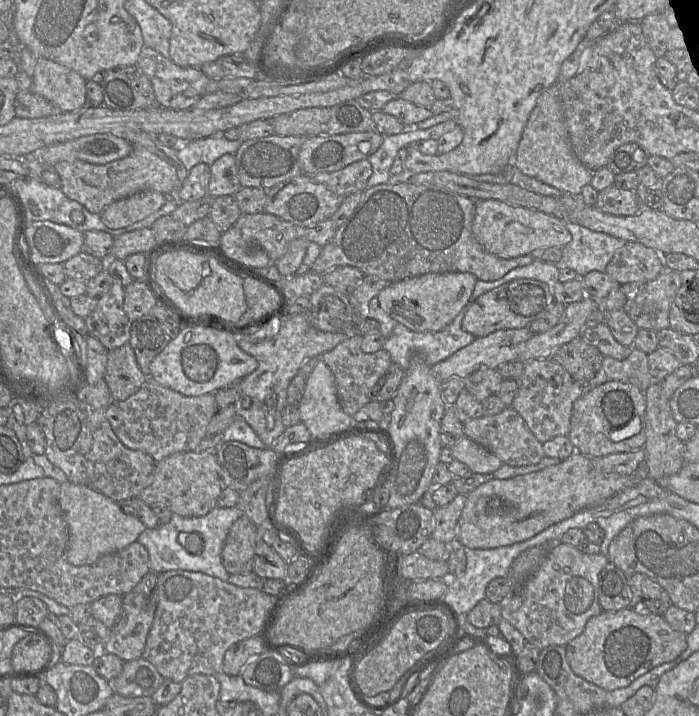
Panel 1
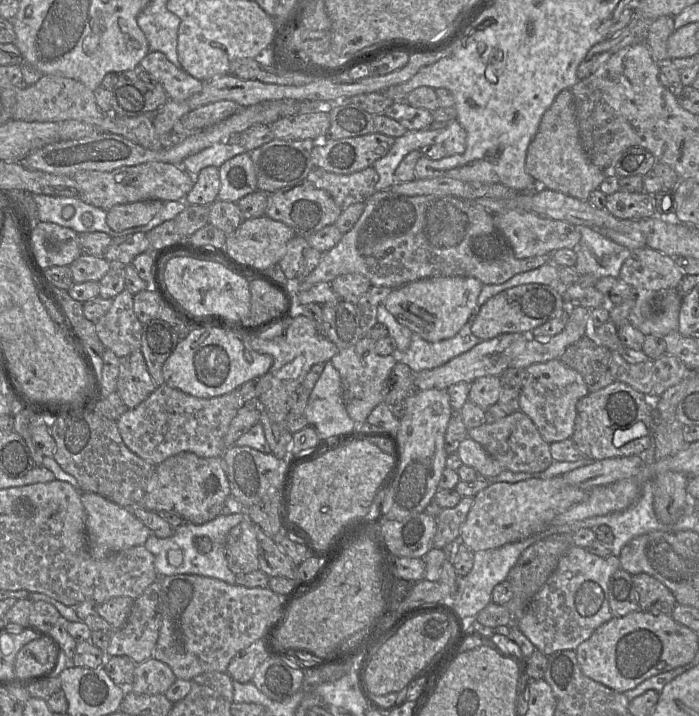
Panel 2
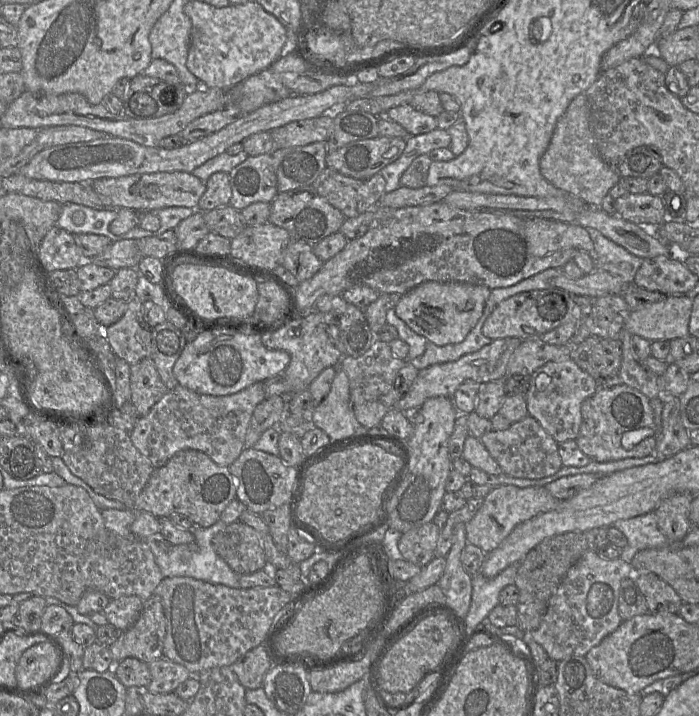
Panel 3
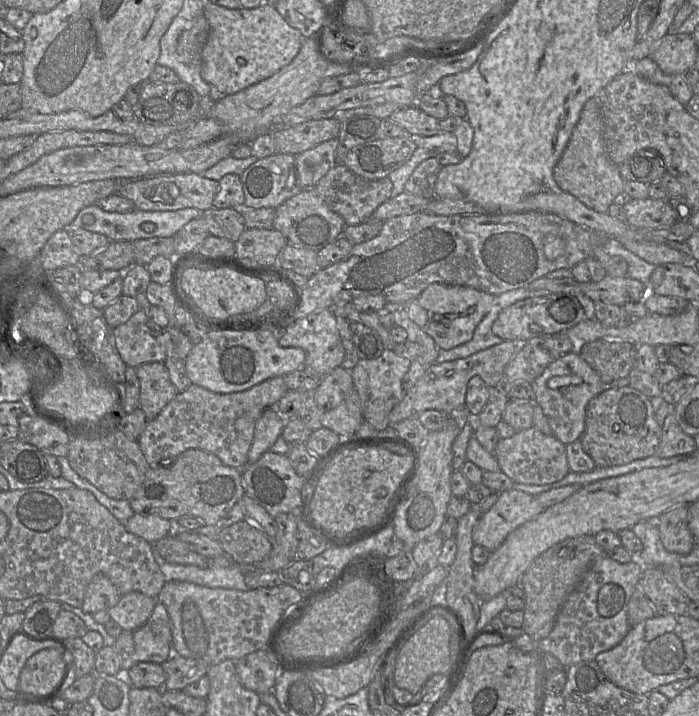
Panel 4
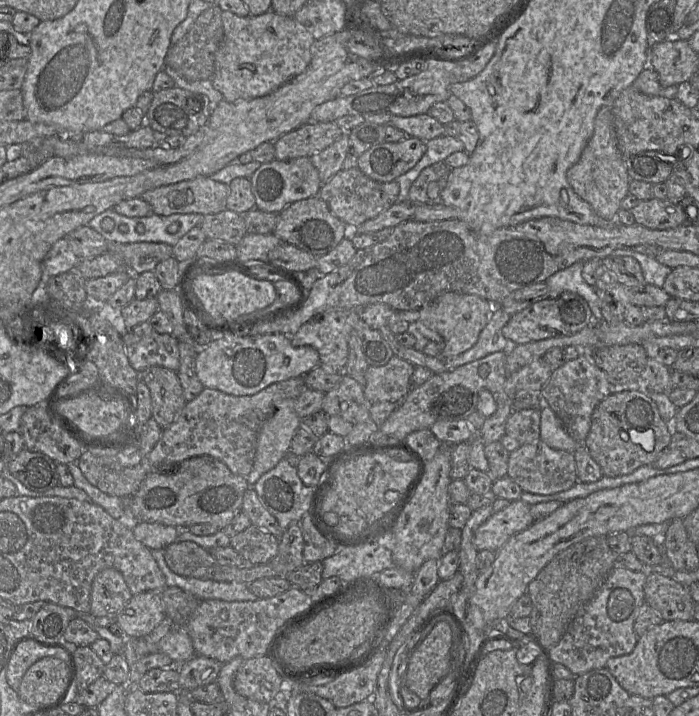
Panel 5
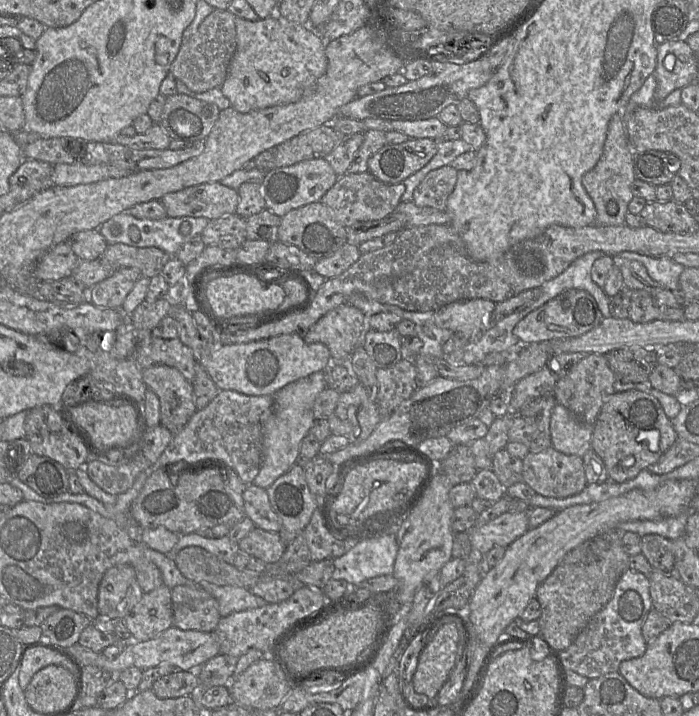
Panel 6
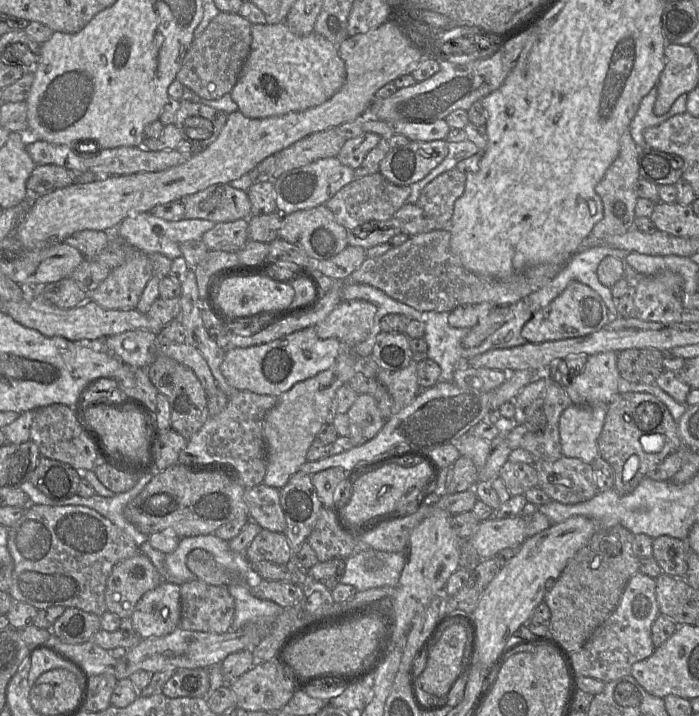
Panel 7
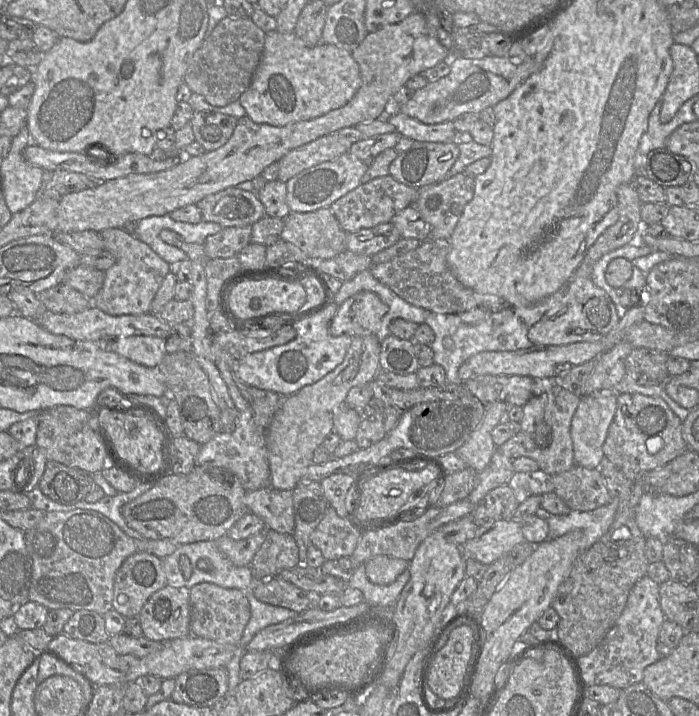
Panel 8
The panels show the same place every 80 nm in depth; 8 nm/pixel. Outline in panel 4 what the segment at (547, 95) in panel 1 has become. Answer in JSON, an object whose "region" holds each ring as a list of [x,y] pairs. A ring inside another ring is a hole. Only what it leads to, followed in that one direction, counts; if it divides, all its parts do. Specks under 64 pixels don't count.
{"region":[[[598,96],[587,100],[579,120],[559,160],[554,166],[553,177],[557,185],[587,207],[608,213],[609,206],[624,191],[624,180],[618,165],[609,158],[603,140],[603,120]]]}

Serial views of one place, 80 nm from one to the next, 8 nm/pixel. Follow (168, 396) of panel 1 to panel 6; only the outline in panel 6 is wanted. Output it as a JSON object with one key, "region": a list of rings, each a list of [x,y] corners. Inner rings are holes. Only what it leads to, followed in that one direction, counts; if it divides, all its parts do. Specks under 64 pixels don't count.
{"region":[[[220,390],[204,408],[198,409],[173,437],[155,467],[182,472],[200,462],[222,460],[240,479],[251,485],[263,461],[263,423],[274,404],[274,395],[250,396],[233,390]]]}

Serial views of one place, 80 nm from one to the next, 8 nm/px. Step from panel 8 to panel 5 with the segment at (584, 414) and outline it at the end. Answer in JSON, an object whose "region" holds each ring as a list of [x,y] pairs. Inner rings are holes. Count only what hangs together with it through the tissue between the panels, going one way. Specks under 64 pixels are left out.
{"region":[[[547,405],[540,406],[540,438],[550,447],[573,453],[579,445],[574,440],[555,412]]]}

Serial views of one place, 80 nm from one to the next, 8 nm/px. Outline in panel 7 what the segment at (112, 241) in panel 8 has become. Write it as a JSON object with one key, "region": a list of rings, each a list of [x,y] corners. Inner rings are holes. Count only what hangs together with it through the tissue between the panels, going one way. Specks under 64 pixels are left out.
{"region":[[[133,248],[133,254],[120,266],[113,268],[106,279],[88,299],[110,310],[133,310],[149,280],[153,267],[148,255]]]}

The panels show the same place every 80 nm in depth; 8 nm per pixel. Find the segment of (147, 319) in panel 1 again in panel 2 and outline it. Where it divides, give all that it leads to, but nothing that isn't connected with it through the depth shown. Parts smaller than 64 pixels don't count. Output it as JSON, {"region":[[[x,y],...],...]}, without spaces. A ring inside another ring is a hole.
{"region":[[[153,319],[143,324],[140,351],[148,372],[157,386],[165,384],[163,365],[179,341],[180,338],[174,329],[161,319]]]}

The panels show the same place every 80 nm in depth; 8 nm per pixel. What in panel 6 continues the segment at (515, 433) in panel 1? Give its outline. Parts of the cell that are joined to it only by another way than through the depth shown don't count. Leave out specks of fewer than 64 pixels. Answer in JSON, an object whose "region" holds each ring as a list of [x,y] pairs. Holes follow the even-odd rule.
{"region":[[[549,447],[541,452],[529,452],[523,459],[522,482],[530,486],[537,494],[566,498],[580,493],[588,484],[582,457],[568,455]]]}

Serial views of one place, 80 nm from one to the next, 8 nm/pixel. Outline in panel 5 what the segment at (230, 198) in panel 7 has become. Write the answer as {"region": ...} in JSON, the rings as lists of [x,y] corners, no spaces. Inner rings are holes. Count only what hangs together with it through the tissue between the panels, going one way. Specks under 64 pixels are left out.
{"region":[[[199,176],[148,190],[140,198],[147,202],[157,215],[208,215],[226,210],[228,194],[227,184],[214,181],[210,177]]]}

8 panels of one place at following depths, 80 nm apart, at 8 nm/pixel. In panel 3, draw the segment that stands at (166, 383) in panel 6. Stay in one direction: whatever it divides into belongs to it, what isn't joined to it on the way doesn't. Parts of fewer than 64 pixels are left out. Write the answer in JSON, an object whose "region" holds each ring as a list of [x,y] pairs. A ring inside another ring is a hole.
{"region":[[[150,357],[130,365],[130,390],[130,402],[140,416],[146,415],[168,392]]]}

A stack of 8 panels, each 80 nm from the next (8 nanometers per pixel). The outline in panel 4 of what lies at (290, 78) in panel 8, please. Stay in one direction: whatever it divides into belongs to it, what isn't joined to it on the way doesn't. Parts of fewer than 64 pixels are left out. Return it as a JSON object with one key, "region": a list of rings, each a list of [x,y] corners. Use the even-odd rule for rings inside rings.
{"region":[[[211,2],[204,4],[203,15],[209,24],[209,35],[201,53],[201,77],[220,96],[235,94],[253,84],[271,77],[290,64],[302,46],[302,34],[291,27],[274,6],[263,3],[257,8],[228,9]]]}

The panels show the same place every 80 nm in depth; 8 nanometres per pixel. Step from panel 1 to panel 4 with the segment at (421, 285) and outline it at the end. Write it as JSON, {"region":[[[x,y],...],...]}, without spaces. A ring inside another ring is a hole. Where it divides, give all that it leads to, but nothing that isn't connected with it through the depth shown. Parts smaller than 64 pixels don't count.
{"region":[[[433,283],[406,305],[406,312],[440,349],[449,350],[472,339],[476,327],[489,312],[494,297],[471,287]]]}

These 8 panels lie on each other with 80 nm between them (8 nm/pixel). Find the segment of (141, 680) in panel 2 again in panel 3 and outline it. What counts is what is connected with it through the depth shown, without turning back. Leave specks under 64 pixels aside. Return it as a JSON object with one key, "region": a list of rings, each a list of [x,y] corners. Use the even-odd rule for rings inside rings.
{"region":[[[164,657],[148,664],[151,681],[146,690],[152,694],[168,694],[193,677],[187,668]]]}

